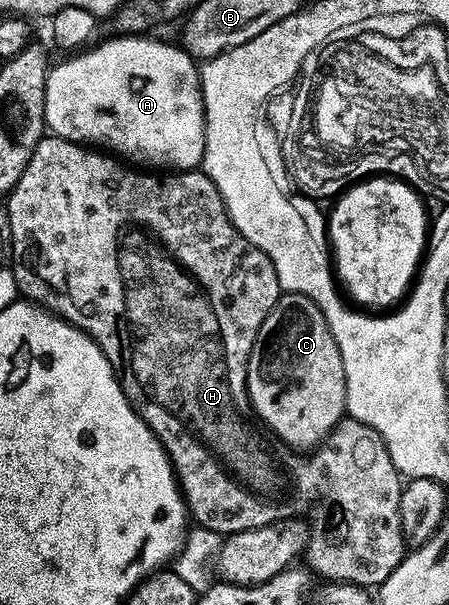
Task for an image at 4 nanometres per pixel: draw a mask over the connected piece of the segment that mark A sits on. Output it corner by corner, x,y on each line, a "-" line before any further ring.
109,37
106,43
101,43
90,51
85,49
74,54
74,59
65,59
62,63
54,62
49,68
49,74
45,76
45,126
61,139
72,139
73,142
82,145
96,145
98,148
108,149
134,164
144,165
149,169
164,169
169,173
192,171
200,168
205,162
205,101
201,91
201,72
194,56
190,55
184,46
172,47
169,43
160,43
157,39
149,38

